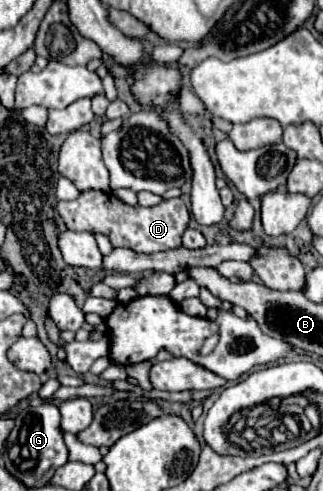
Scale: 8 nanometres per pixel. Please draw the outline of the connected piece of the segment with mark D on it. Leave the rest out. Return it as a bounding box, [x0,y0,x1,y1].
[56,191,190,253]

